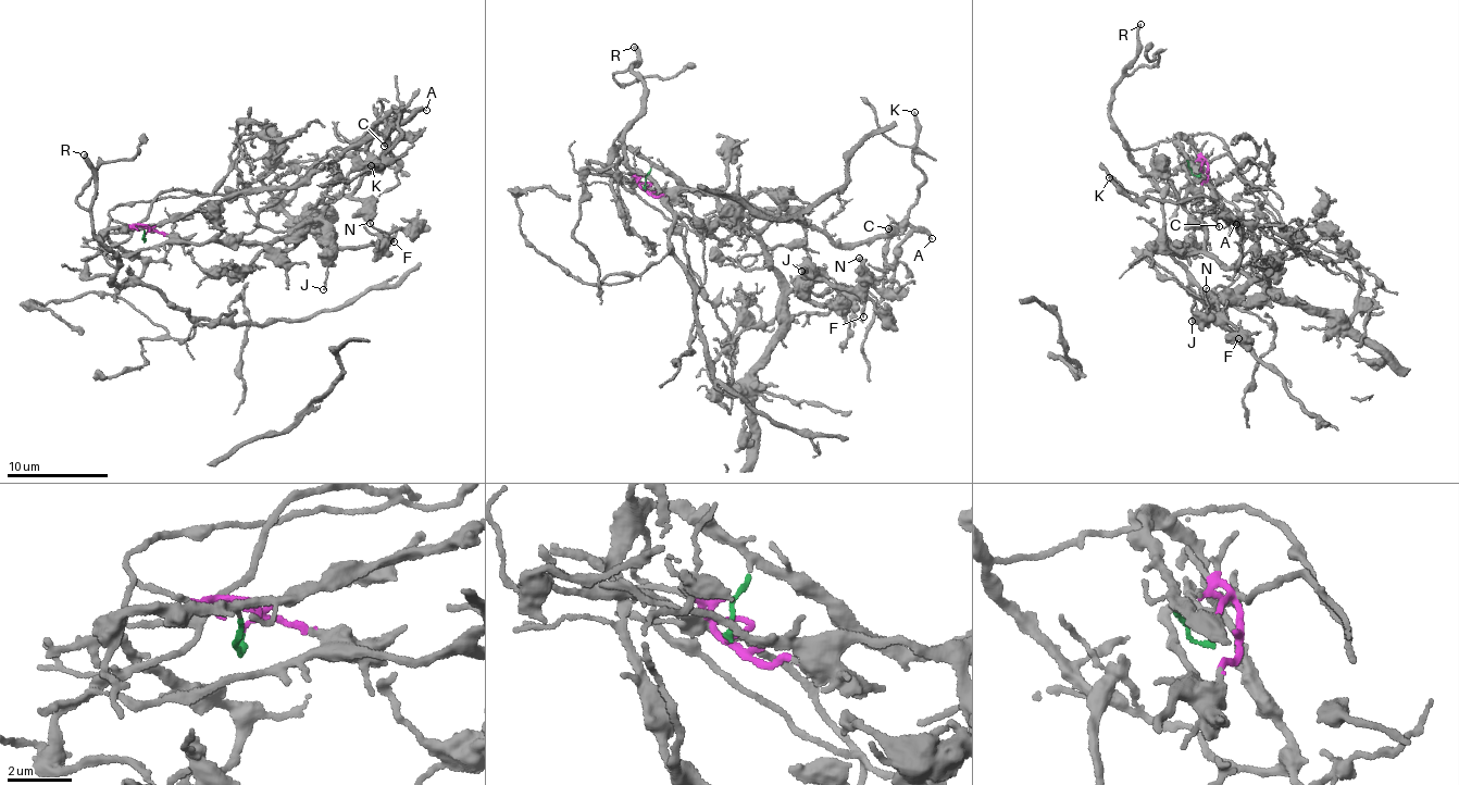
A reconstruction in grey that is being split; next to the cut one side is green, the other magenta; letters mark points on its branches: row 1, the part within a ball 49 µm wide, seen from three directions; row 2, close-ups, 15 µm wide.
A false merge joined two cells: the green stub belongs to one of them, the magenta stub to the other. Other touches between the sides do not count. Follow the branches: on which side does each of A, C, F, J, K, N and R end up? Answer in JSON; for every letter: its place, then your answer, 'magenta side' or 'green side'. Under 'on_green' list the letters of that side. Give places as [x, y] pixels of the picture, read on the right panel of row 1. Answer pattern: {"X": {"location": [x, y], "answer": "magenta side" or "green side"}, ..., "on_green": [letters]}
{"A": {"location": [1236, 224], "answer": "green side"}, "C": {"location": [1219, 226], "answer": "green side"}, "F": {"location": [1238, 338], "answer": "magenta side"}, "J": {"location": [1192, 321], "answer": "magenta side"}, "K": {"location": [1109, 177], "answer": "green side"}, "N": {"location": [1206, 288], "answer": "magenta side"}, "R": {"location": [1140, 24], "answer": "green side"}, "on_green": ["A", "C", "K", "R"]}

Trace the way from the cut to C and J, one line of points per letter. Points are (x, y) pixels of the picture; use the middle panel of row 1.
C: (645, 188), (651, 166), (668, 170), (696, 190), (798, 219), (846, 245), (881, 238), (887, 227)
J: (645, 188), (673, 197), (710, 192), (790, 287), (797, 288), (801, 271)

